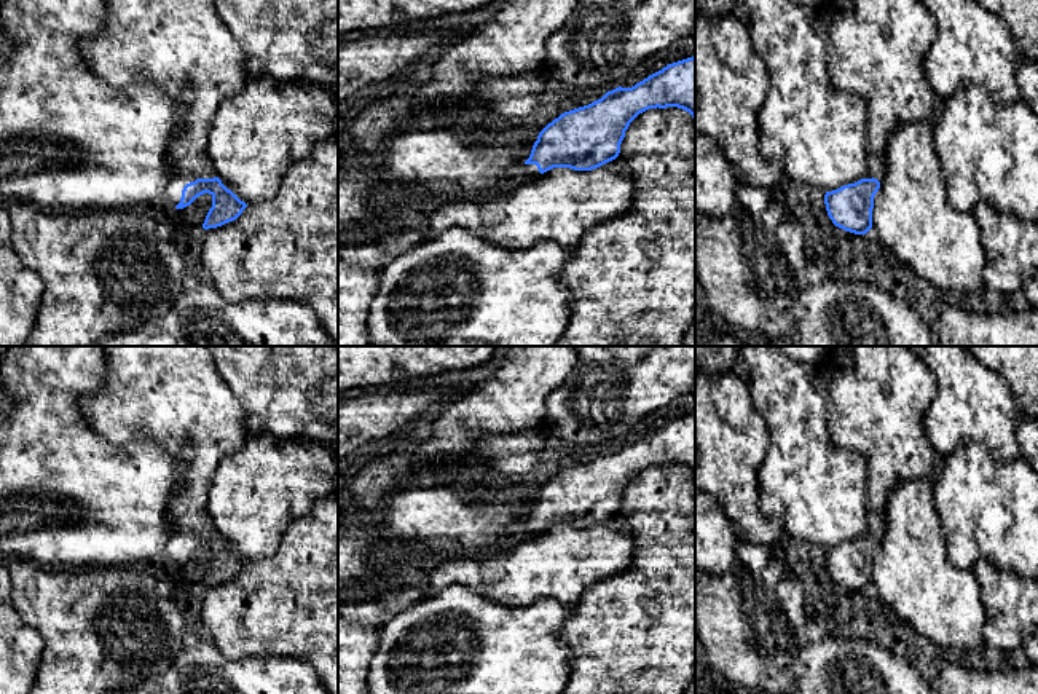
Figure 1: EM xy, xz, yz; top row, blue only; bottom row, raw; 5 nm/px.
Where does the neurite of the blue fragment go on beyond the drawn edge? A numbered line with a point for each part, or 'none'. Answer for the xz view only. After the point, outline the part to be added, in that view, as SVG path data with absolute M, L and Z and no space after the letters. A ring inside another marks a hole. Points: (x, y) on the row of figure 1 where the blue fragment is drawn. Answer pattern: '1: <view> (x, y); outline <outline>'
1: xz (528, 171); outline M523 164L518 180L533 180L533 179L537 179L539 175L541 172L536 164Z

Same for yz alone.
1: yz (876, 50); outline M829 0L828 10L828 72L832 85L859 96L867 105L867 174L882 182L885 175L885 148L891 132L904 123L931 121L934 99L923 62L938 37L938 24L922 0Z

